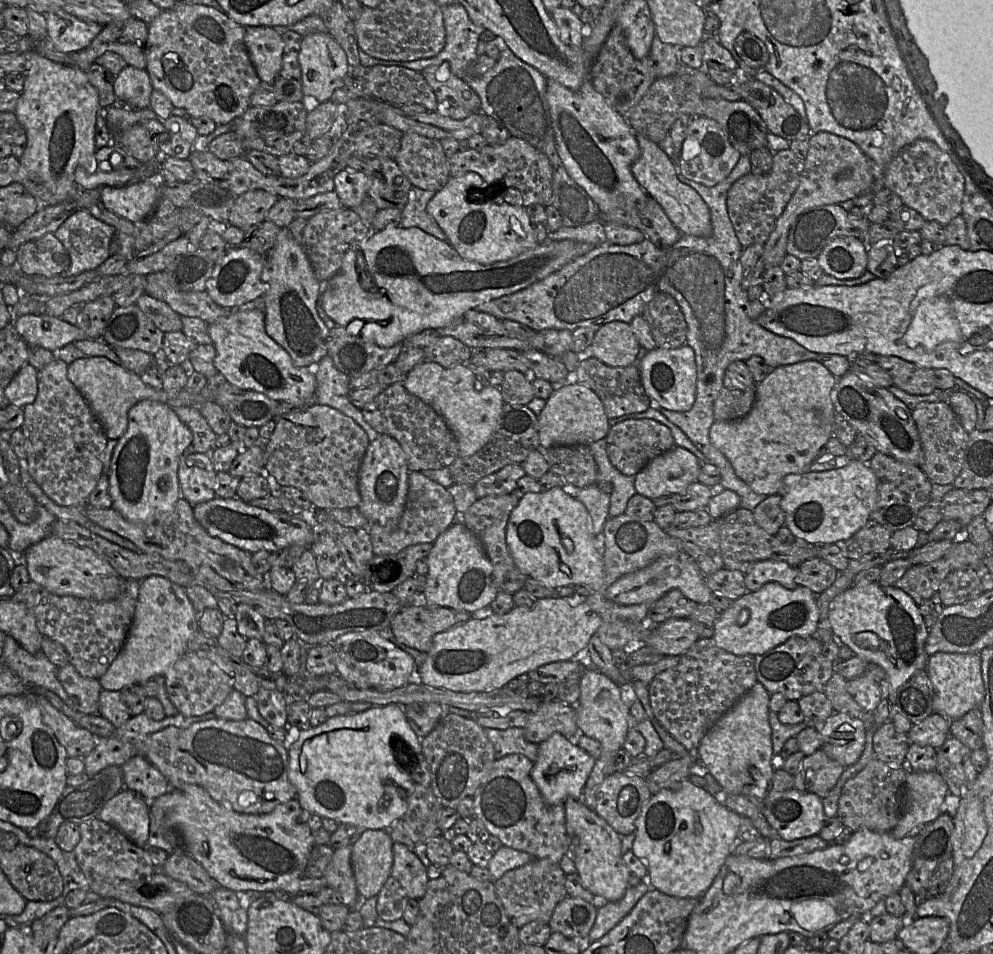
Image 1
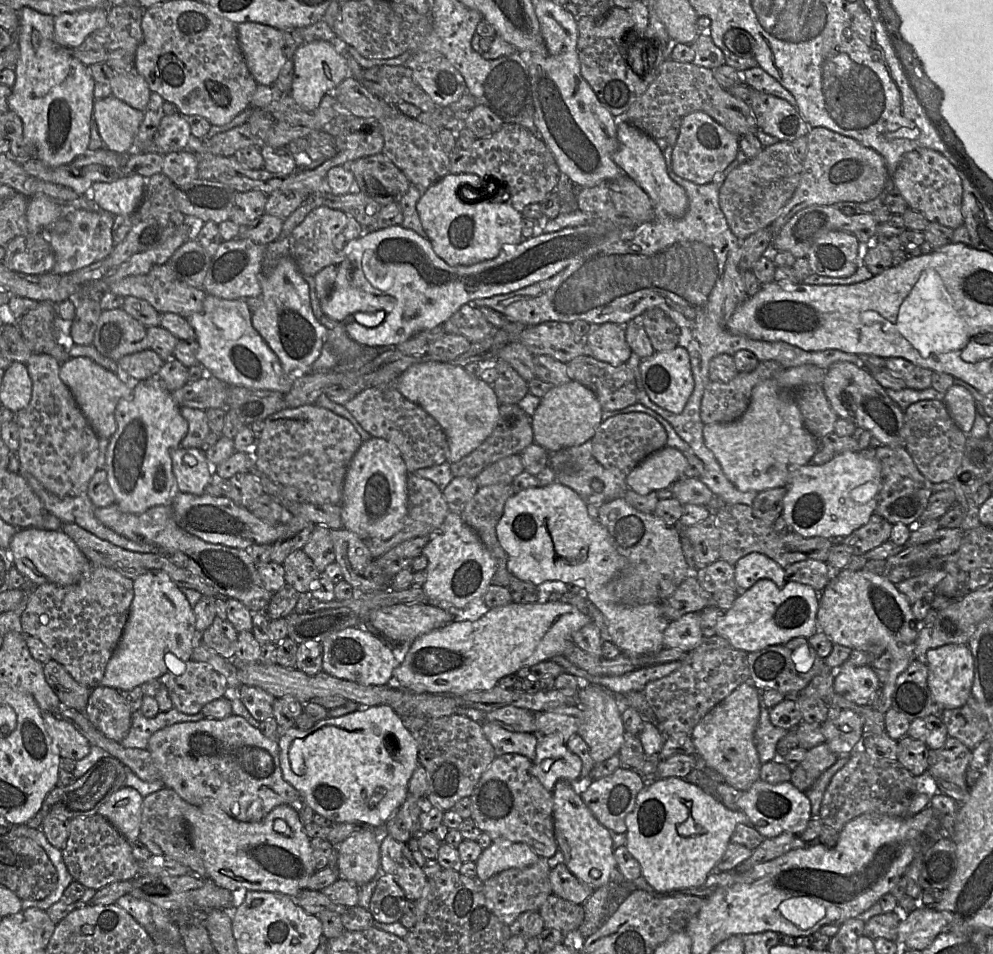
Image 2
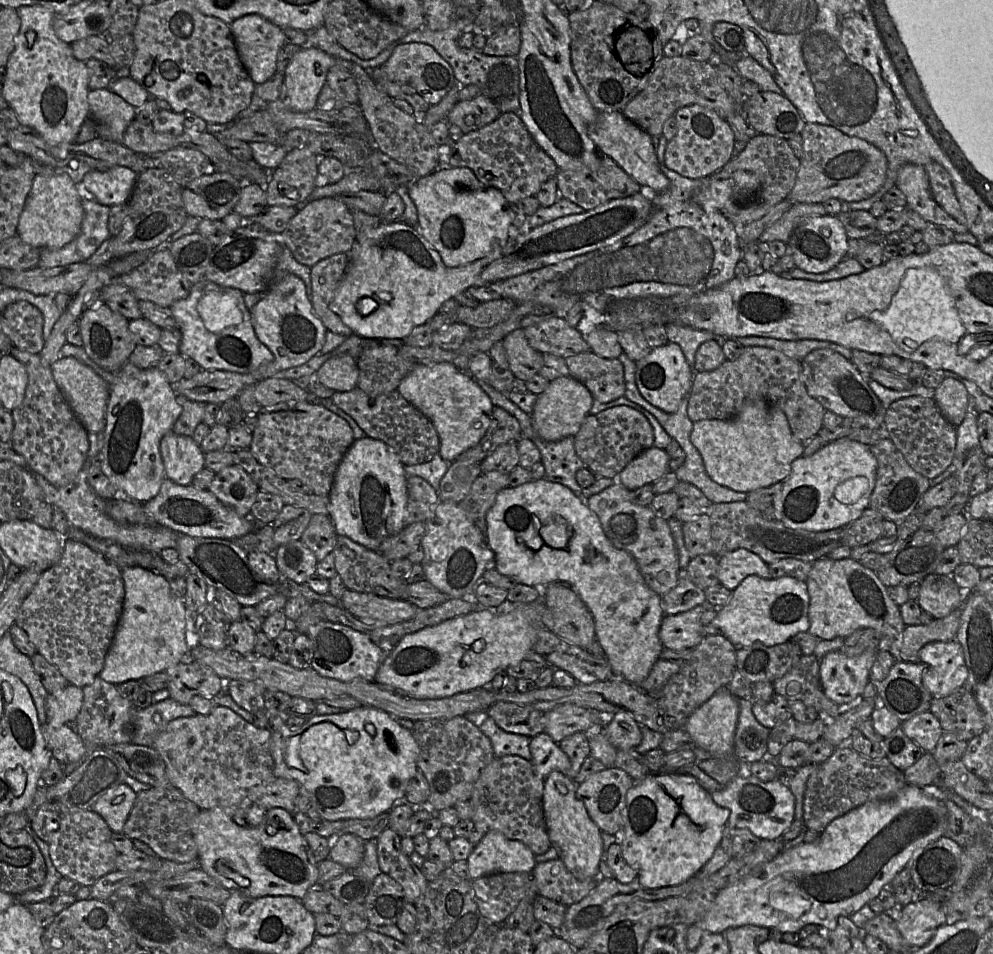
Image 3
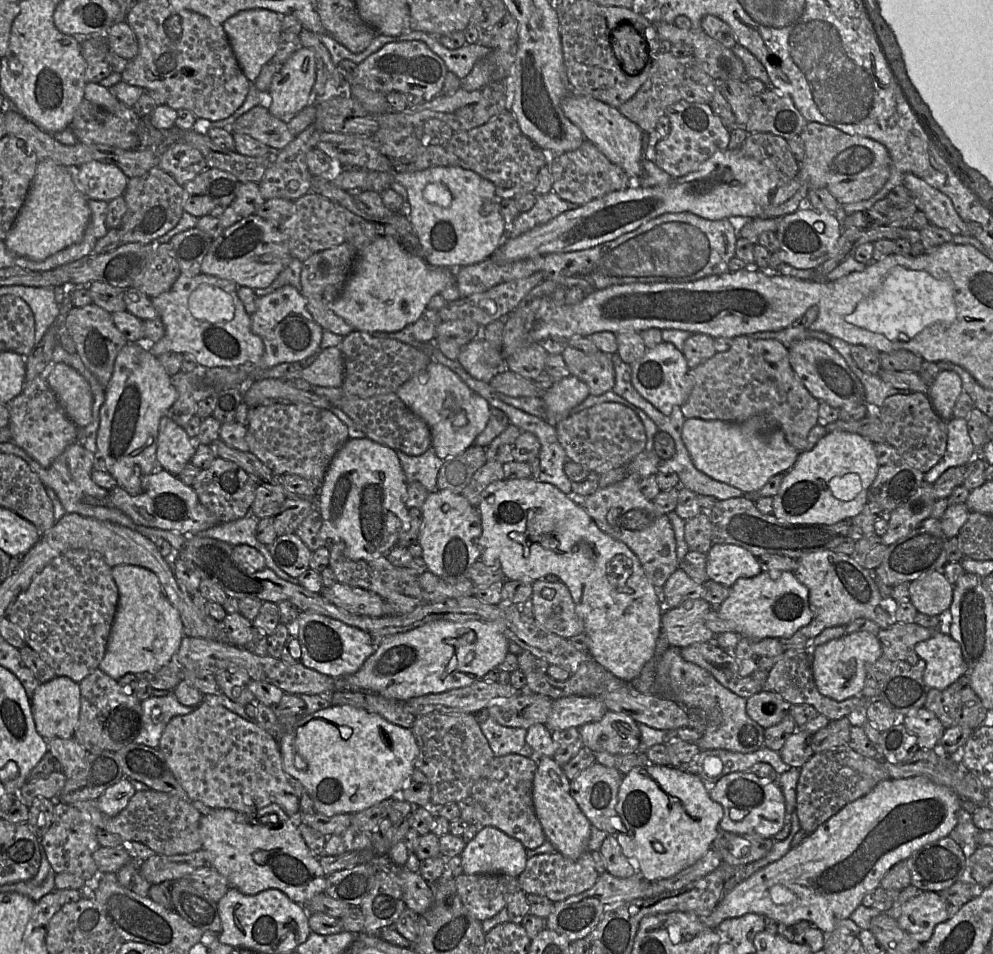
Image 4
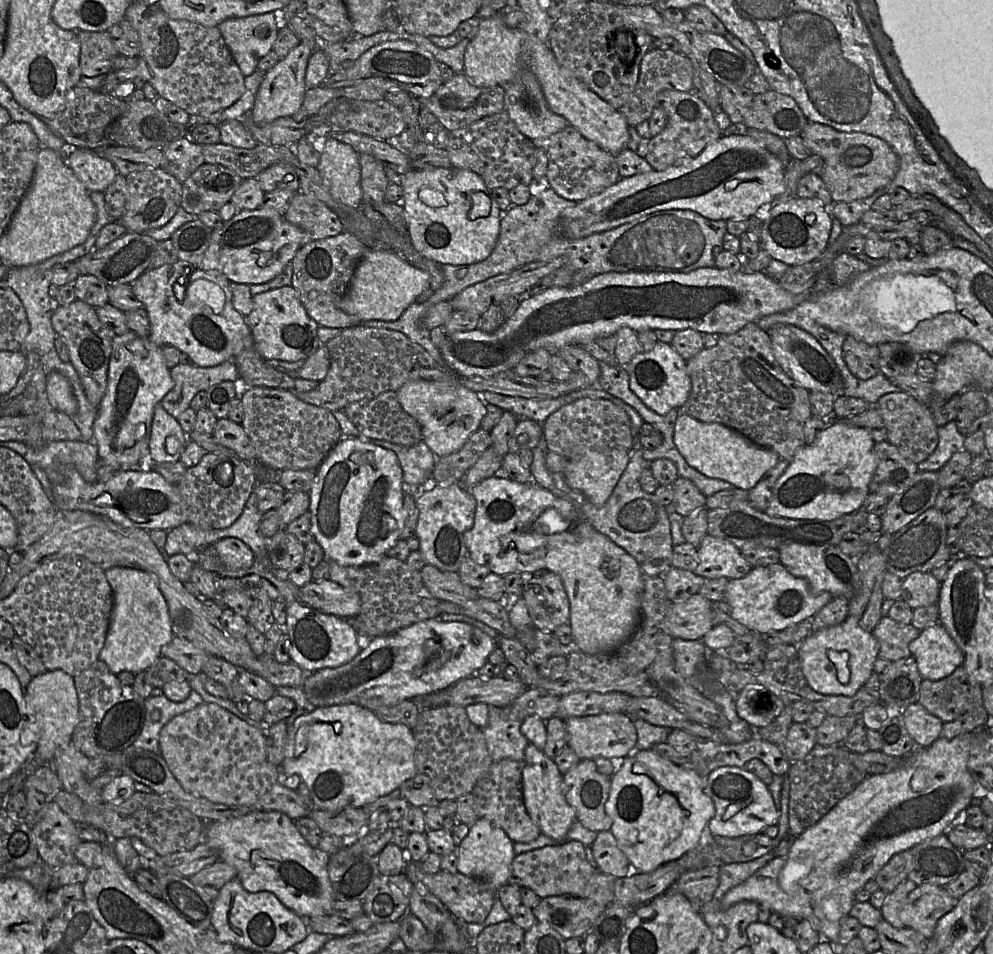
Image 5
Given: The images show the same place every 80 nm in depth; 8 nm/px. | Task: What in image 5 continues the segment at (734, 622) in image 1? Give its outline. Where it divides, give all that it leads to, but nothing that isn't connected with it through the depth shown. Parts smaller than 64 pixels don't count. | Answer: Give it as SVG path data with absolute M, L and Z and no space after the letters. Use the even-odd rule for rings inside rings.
M780 563L753 567L745 577L729 580L725 594L731 616L756 634L783 631L791 625L812 619L832 599L829 592L813 592L805 579L794 576Z

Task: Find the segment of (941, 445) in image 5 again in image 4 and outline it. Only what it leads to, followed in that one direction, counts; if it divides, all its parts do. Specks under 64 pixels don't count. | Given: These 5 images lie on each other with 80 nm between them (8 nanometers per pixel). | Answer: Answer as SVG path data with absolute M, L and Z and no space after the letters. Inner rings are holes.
M952 418L947 421L947 448L943 458L924 473L924 480L933 484L949 468L968 465L977 455L967 427L965 418Z

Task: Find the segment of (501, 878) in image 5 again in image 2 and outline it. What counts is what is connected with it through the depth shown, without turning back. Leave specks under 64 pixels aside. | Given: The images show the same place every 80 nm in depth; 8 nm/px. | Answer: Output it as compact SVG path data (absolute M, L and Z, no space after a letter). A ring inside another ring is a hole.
M494 839L489 847L484 849L475 862L476 876L482 882L500 873L501 871L511 868L524 868L535 864L539 860L534 851L524 843L515 843L506 839Z

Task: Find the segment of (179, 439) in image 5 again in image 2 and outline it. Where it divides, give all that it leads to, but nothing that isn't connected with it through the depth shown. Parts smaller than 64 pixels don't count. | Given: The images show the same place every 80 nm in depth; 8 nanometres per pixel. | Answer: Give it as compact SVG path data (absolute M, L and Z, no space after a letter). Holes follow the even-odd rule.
M179 446L172 450L171 458L177 492L203 495L213 472L204 451Z

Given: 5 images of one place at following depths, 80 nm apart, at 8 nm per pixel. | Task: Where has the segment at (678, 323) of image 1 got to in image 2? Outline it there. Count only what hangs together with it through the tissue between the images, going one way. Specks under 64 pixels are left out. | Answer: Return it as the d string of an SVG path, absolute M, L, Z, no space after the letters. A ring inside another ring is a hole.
M647 310L640 317L655 351L670 350L679 346L679 327L662 310Z

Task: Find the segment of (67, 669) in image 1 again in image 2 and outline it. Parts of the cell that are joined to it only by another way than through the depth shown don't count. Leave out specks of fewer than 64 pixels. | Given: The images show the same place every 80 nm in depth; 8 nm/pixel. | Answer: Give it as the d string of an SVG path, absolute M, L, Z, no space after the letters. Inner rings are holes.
M54 660L43 664L45 680L58 697L60 703L68 708L83 712L87 706L91 689L79 684Z

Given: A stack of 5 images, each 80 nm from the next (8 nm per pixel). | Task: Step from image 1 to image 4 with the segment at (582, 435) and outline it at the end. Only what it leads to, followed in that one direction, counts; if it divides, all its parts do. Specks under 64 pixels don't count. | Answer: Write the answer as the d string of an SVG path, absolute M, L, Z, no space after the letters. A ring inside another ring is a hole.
M570 375L555 381L541 396L547 412L545 420L556 425L589 395L588 386L576 376Z

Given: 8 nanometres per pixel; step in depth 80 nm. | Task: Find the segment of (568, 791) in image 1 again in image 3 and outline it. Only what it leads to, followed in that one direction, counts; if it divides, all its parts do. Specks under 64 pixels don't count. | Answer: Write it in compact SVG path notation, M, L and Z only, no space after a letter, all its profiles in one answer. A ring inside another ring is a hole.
M544 731L532 737L529 742L531 762L536 771L545 779L554 770L568 776L570 760L558 744Z

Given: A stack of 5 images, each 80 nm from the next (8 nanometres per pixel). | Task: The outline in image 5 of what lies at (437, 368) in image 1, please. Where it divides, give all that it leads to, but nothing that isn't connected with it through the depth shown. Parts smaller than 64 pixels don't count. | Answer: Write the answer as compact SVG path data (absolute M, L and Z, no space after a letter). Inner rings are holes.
M412 380L396 392L403 409L419 423L422 441L437 458L459 451L470 436L481 427L481 421L487 411L488 403L484 402L481 394L455 380Z

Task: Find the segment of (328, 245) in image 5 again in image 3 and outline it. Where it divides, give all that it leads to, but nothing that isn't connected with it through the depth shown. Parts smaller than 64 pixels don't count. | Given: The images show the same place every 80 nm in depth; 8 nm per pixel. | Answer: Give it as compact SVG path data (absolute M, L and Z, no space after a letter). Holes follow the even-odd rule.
M339 253L319 261L311 267L311 302L314 313L329 332L344 337L352 335L351 329L329 309L329 304L349 265L349 254Z

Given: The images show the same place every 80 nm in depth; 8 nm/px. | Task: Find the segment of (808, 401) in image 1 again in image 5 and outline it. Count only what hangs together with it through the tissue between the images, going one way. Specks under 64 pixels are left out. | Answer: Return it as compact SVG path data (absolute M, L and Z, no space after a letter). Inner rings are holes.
M685 414L679 415L676 420L673 439L691 467L706 477L726 481L745 491L750 491L780 460L776 453L755 445L727 426L704 423Z

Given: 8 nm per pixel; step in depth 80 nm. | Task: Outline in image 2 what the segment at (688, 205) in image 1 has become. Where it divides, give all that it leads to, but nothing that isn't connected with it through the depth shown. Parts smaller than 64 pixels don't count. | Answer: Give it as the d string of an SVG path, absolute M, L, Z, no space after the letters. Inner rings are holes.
M619 118L617 140L618 146L614 153L614 161L622 173L632 178L648 194L659 214L675 218L682 217L688 208L687 194L669 177L663 151L655 139Z

